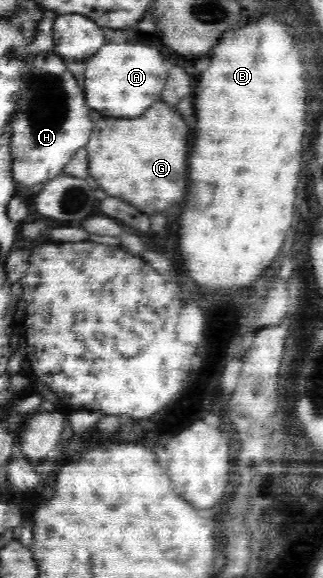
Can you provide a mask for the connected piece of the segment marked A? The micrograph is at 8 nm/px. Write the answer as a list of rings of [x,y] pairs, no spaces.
[[[108,43],[85,62],[84,97],[86,105],[108,117],[142,116],[156,101],[166,85],[166,69],[162,53],[146,43]]]

